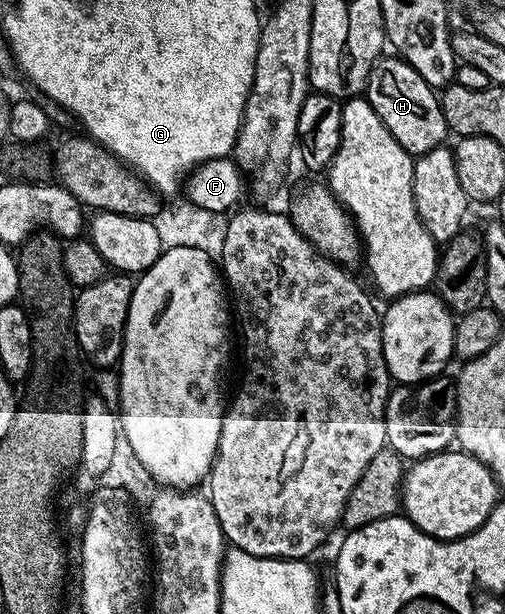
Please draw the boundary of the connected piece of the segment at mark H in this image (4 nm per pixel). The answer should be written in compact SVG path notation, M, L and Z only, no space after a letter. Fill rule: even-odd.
M382 57L371 69L369 84L365 86L363 95L368 99L371 109L379 113L379 121L387 125L391 137L403 145L408 155L414 157L423 153L431 153L431 149L442 146L445 138L450 138L451 132L443 117L443 109L438 92L407 61L400 57Z

